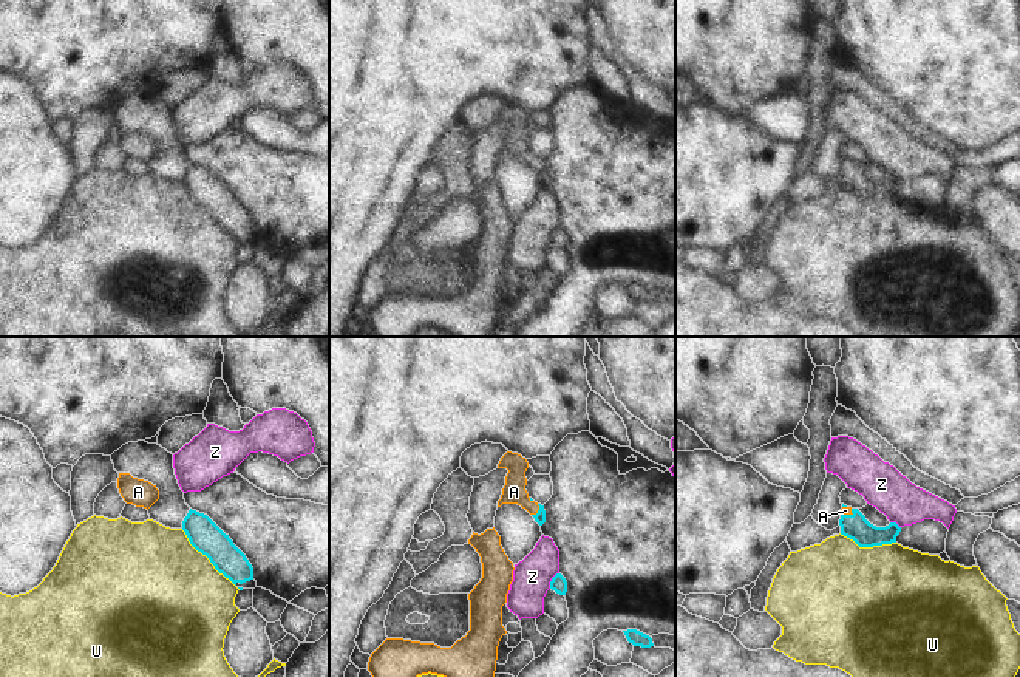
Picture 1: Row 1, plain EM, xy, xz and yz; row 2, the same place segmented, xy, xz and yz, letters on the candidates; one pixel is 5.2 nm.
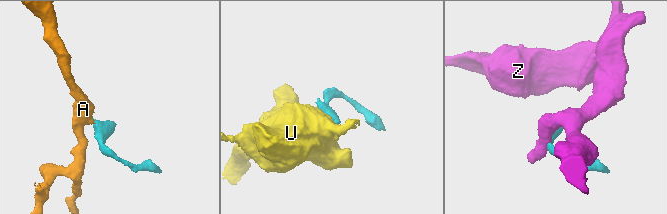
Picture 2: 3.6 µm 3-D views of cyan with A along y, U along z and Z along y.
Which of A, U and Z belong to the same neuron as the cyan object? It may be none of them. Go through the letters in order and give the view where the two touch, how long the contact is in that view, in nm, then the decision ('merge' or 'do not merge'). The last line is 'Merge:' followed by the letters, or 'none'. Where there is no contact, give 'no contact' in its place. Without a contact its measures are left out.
A: xz | 70 nm | merge
U: xy | 440 nm | do not merge
Z: xz | 100 nm | do not merge
Merge: A

